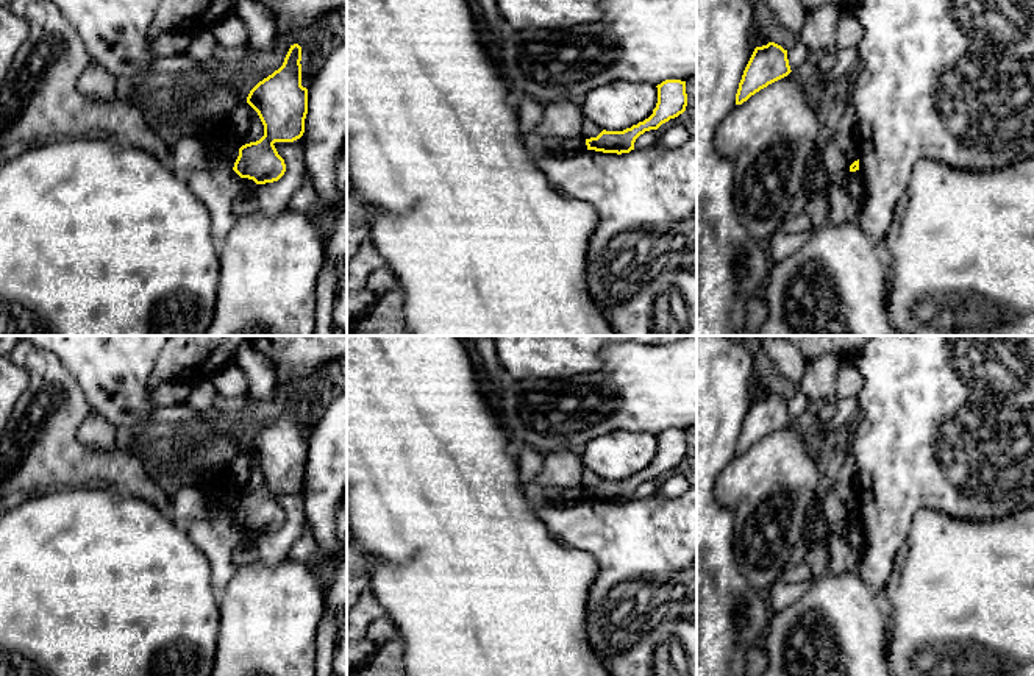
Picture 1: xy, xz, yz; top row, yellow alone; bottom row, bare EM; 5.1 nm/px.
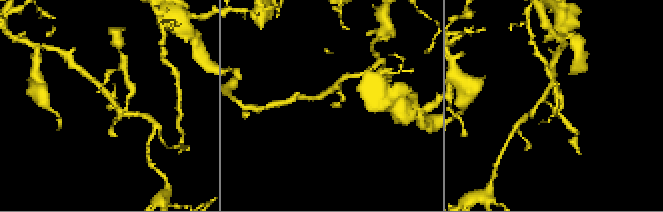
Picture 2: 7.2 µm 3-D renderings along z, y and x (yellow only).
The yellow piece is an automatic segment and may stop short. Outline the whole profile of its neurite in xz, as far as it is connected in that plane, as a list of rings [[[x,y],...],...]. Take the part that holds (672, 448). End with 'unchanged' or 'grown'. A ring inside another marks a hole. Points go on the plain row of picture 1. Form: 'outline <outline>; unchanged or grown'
outline [[[665,429],[656,437],[658,453],[648,468],[623,481],[603,479],[597,487],[586,489],[587,500],[617,504],[629,503],[634,500],[634,492],[640,484],[650,479],[658,479],[662,473],[678,467],[686,461],[686,431]]]; unchanged

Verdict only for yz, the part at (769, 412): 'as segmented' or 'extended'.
as segmented

